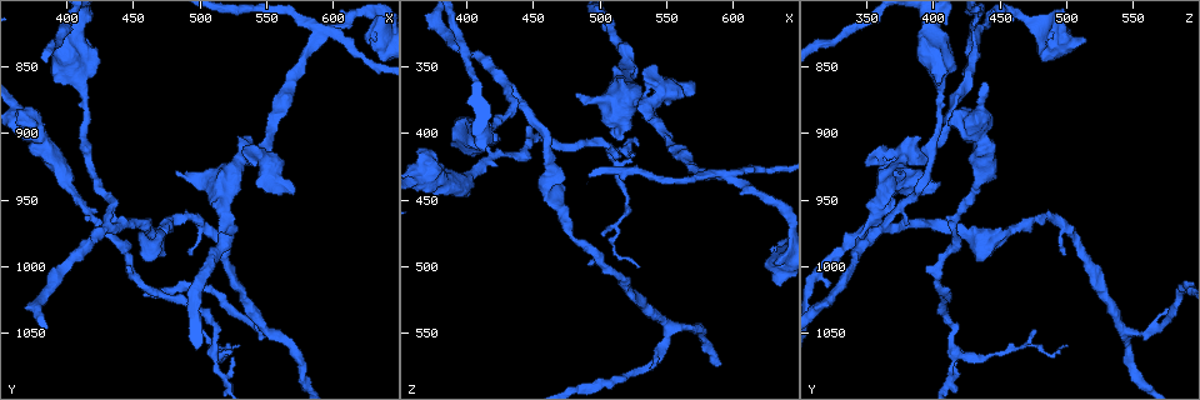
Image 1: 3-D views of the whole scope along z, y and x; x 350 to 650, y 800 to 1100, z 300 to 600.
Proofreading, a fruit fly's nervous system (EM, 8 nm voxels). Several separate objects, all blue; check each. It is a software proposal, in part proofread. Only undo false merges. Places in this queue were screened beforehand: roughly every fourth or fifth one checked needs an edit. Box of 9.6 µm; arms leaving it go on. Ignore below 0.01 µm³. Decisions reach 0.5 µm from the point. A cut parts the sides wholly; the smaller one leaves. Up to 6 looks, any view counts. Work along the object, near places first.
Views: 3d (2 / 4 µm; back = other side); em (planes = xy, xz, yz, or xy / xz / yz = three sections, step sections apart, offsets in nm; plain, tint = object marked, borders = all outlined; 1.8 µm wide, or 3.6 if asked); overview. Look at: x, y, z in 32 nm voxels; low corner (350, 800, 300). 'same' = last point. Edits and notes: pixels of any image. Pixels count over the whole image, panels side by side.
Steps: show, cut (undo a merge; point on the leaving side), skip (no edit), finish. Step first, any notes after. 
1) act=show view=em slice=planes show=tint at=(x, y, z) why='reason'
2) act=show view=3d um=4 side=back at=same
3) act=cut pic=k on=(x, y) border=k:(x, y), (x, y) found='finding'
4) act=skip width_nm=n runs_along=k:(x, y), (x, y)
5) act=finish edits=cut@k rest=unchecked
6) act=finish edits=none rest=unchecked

act=show view=3d um=4 at=(398, 932, 436) why='thick turns thin'

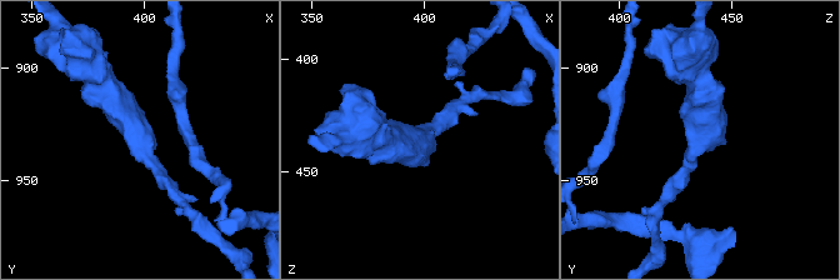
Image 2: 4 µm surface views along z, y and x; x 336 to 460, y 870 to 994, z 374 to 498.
act=show view=em slice=yz step=16 show=tint at=(397, 932, 438) arm_widths_nm=170,460

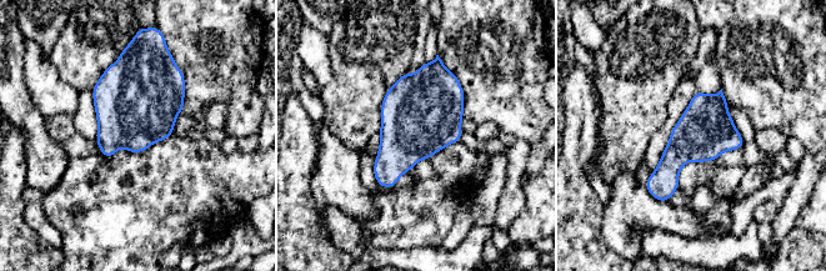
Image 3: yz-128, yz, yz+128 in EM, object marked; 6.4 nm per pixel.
act=show view=em slice=planes show=tint at=same

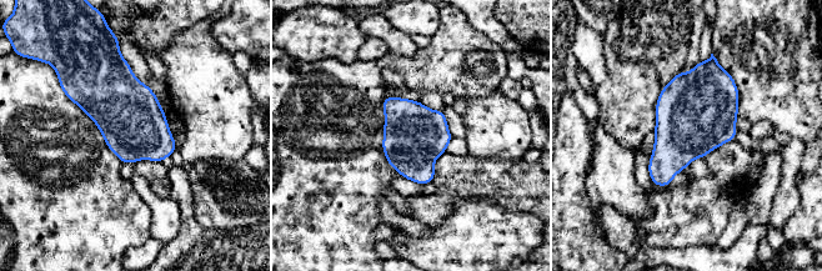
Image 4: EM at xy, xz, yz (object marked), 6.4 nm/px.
act=skip found='one neuron here'

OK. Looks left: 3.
act=show view=em slice=planes show=tint at=(434, 954, 376)

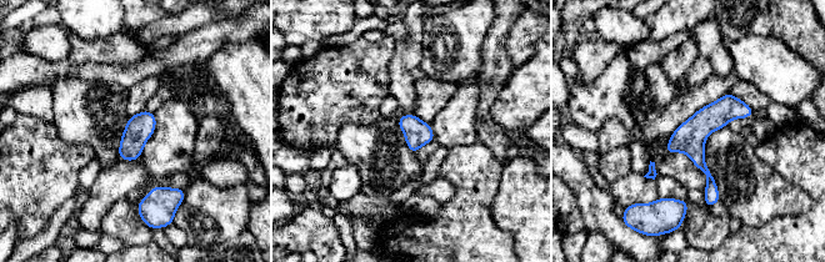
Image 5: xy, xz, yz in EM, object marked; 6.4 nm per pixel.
act=skip runs_along=5:(730, 97), (698, 132), (710, 202) found='continuous, no second neuron'

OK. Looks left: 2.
act=show view=em slice=yz step=8 show=tint at=(536, 918, 384) why='side arm on a straight run'

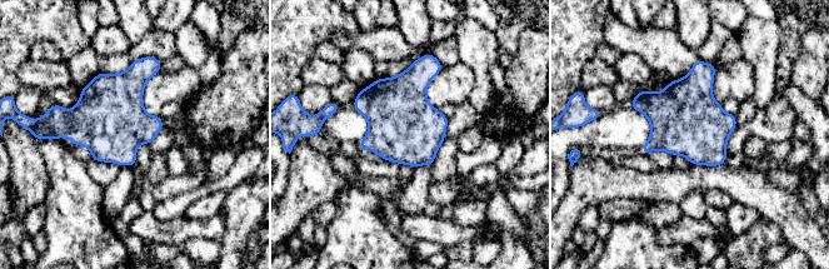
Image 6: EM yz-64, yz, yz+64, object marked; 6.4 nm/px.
act=show view=em slice=planes show=tint at=same why='cut it another way'

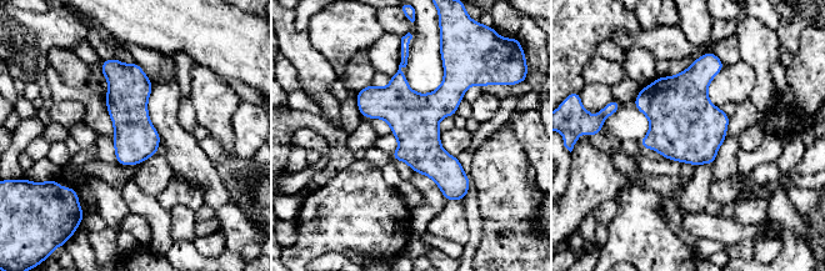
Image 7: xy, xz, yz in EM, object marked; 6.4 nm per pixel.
act=skip found='one neuron here'

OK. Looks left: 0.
act=finish edits=none rest=unchecked

